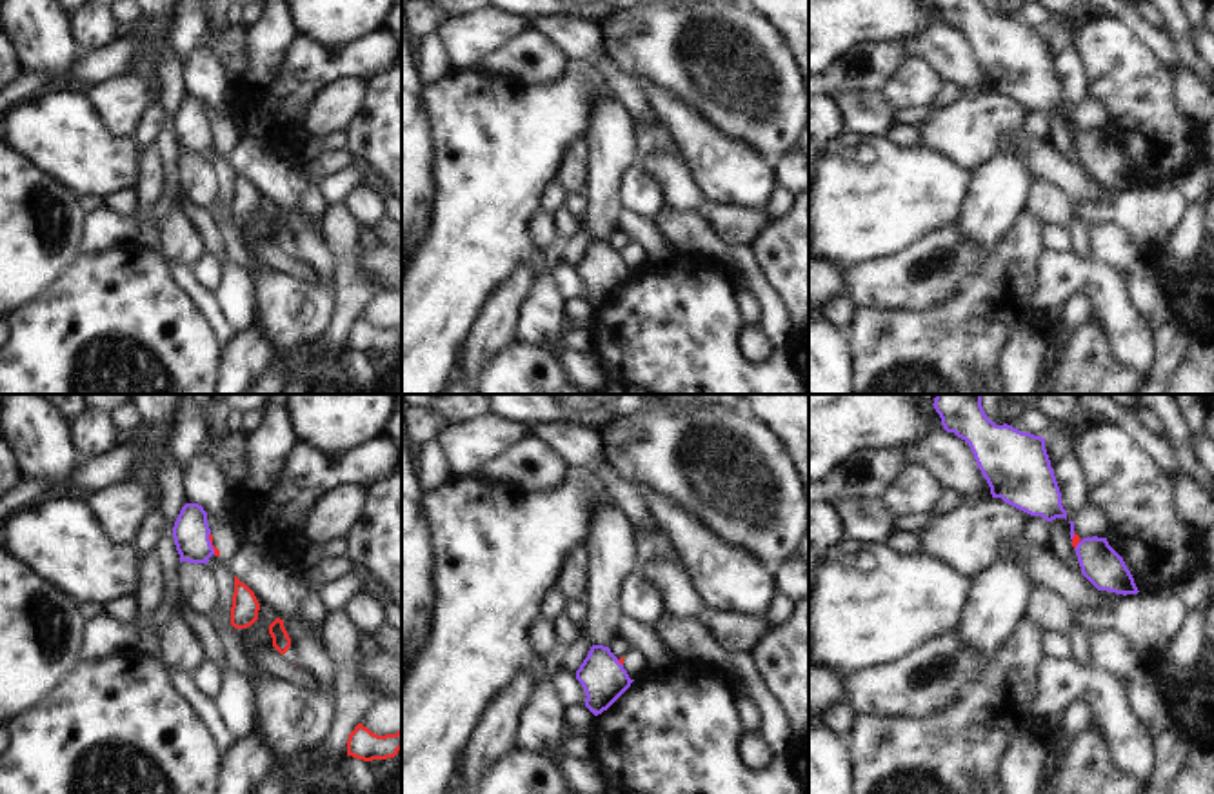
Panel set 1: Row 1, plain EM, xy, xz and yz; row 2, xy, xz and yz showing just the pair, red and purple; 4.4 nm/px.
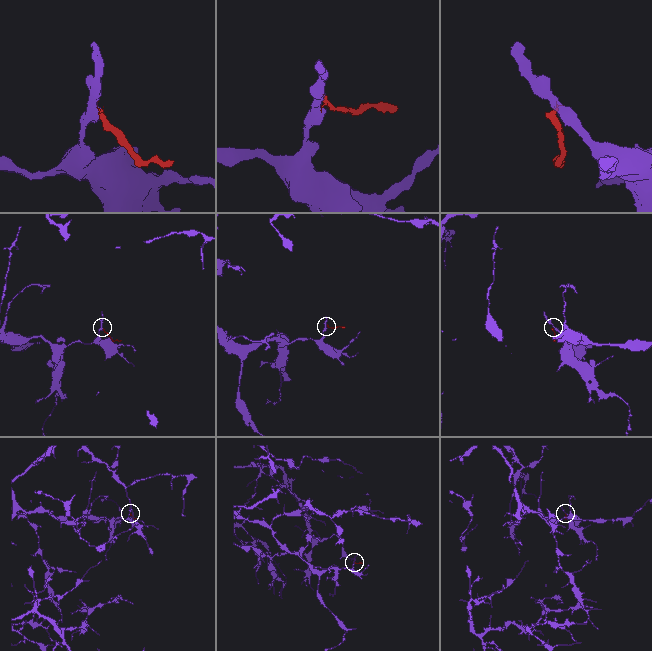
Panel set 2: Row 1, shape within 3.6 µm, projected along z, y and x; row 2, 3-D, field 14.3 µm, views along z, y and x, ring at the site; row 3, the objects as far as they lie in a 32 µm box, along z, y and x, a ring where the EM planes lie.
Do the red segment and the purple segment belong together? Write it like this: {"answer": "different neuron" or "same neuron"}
{"answer": "different neuron"}

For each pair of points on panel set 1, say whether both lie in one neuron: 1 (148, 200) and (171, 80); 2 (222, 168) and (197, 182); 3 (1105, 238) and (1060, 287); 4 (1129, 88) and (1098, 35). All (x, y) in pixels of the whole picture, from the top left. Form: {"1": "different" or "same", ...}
{"1": "different", "2": "different", "3": "different", "4": "same"}

